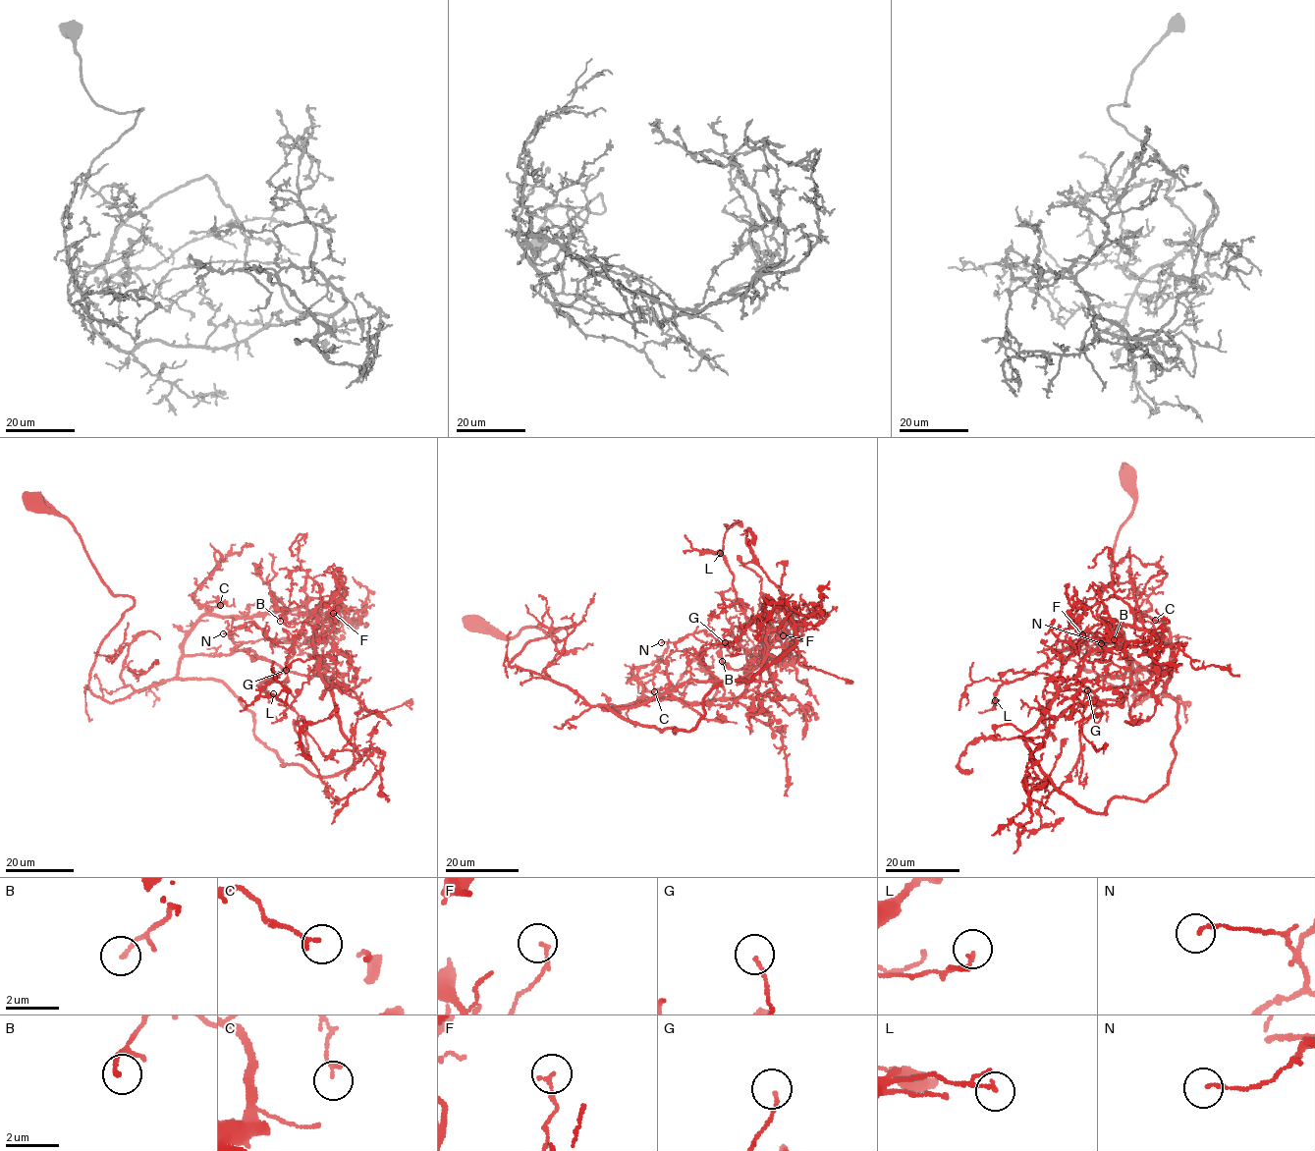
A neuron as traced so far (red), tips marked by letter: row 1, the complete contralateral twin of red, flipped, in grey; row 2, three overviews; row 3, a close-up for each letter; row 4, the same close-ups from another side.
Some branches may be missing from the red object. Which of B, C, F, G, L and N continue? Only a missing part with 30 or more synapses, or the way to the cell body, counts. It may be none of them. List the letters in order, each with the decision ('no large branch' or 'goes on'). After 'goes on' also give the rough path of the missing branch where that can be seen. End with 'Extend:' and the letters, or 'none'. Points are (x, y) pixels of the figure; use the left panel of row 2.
B: no large branch
C: no large branch
F: no large branch
G: no large branch
L: no large branch
N: no large branch
Extend: none

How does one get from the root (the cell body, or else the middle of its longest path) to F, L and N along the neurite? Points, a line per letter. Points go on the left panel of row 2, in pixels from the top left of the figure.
F: (34, 501), (134, 601), (90, 671), (110, 702), (173, 678), (205, 615), (304, 602), (328, 636), (333, 613)
L: (34, 501), (134, 601), (93, 694), (173, 678), (205, 615), (320, 599), (273, 693)
N: (34, 501), (134, 601), (96, 655), (93, 694), (121, 700), (184, 656), (232, 653), (238, 628), (223, 633)

